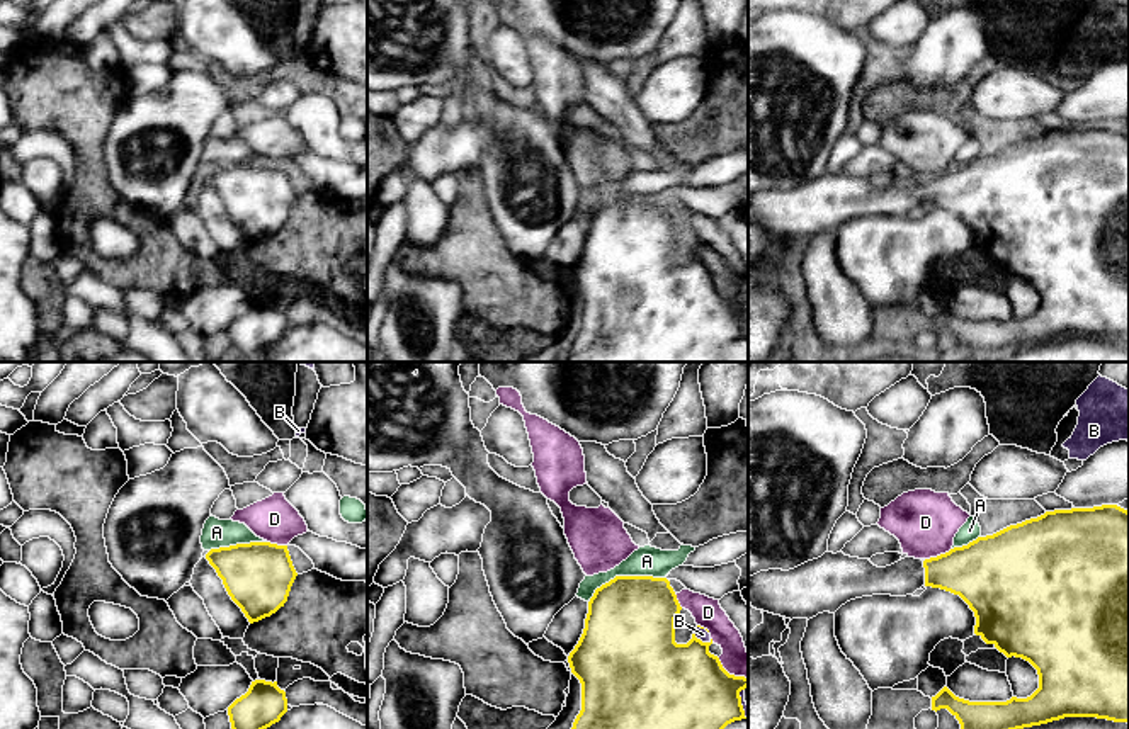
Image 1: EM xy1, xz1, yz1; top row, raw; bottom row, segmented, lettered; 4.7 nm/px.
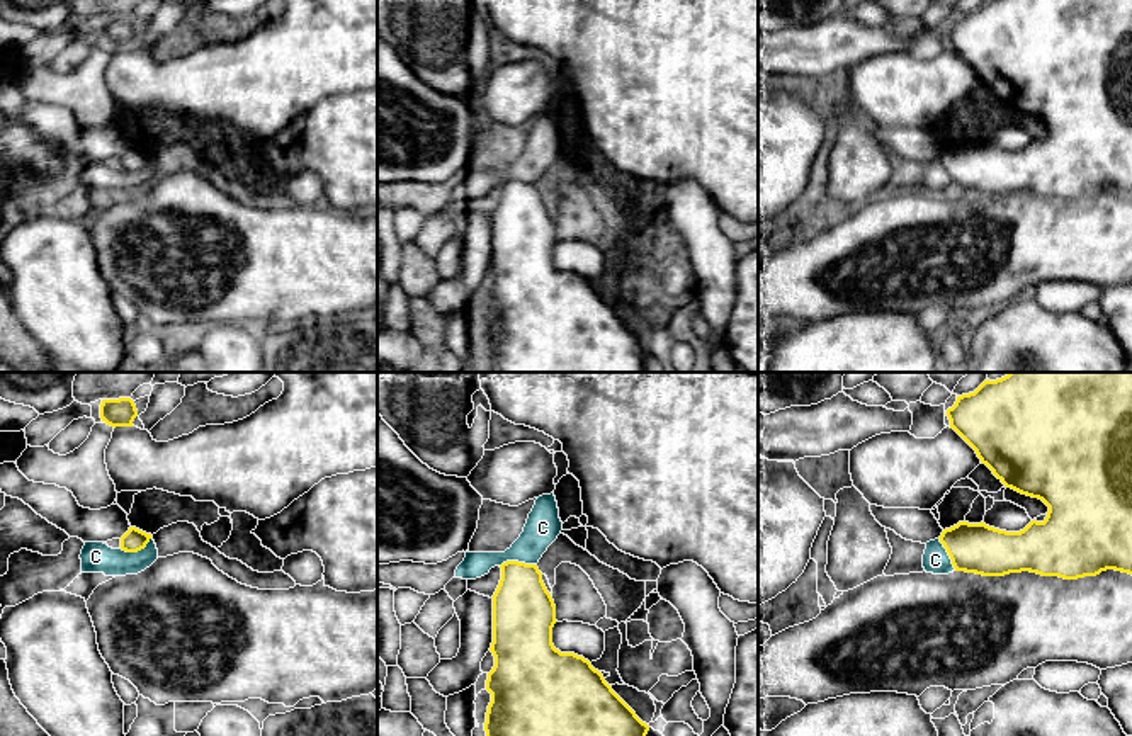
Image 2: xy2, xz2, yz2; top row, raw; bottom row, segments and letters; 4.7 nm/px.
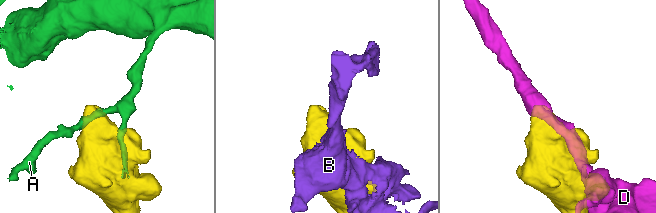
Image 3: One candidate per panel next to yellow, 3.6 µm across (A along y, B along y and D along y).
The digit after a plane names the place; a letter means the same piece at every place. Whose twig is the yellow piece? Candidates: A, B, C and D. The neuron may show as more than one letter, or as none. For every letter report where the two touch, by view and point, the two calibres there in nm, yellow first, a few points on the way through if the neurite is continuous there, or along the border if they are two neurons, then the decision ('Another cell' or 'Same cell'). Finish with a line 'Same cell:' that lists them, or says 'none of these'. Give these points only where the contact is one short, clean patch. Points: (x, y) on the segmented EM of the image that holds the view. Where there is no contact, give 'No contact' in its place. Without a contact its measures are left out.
A: Touches yellow at xz1 (624, 576). Thickness 440 nm (yellow) against 140 nm. Boundary: xz1 (665, 576), (614, 576), (602, 583), (589, 602). Another cell
B: Touches yellow at xz1 (701, 641). Thickness 400 nm (yellow) against 60 nm. Another cell
C: Touches yellow at xz2 (517, 561). Thickness 300 nm (yellow) against 160 nm. Boundary: xz2 (536, 563), (505, 561), (500, 566). Another cell
D: Touches yellow at yz1 (937, 556). Thickness 340 nm (yellow) against 300 nm. Another cell
Same cell: none of these

